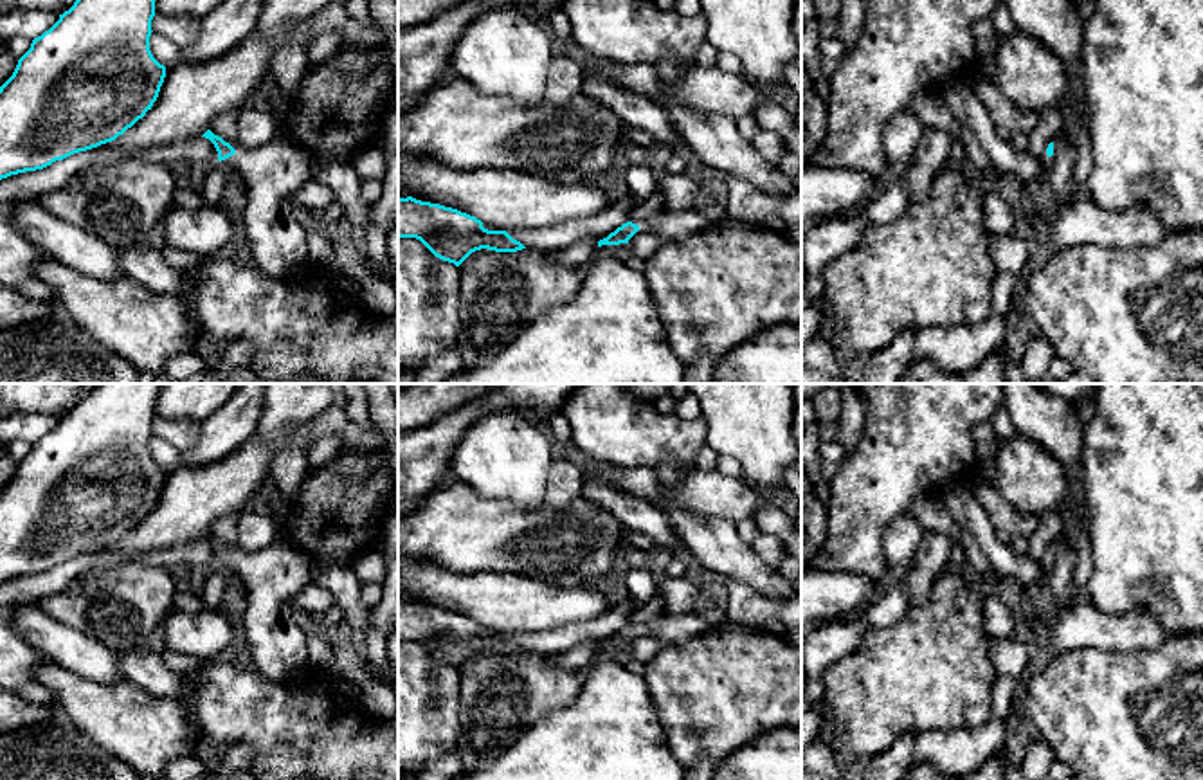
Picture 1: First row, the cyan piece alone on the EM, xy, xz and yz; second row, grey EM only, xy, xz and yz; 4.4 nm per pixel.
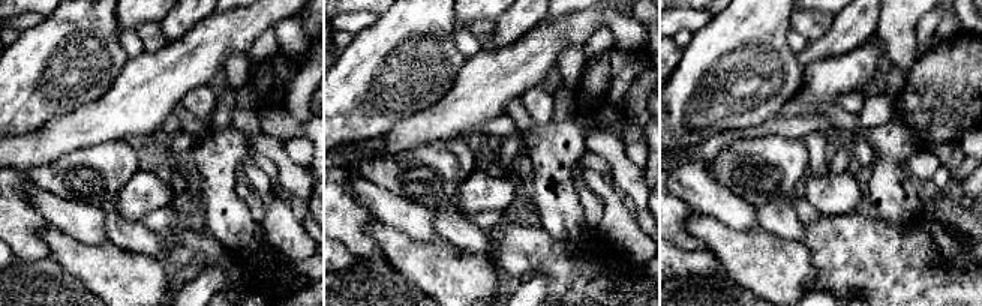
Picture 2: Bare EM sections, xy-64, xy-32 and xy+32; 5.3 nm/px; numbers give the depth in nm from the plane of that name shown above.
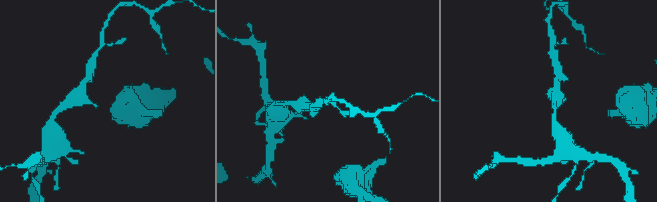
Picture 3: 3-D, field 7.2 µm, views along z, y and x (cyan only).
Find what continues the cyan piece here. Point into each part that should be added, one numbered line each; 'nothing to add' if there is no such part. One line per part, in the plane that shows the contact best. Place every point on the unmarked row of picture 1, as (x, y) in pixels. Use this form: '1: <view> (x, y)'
1: xy (272, 577)

